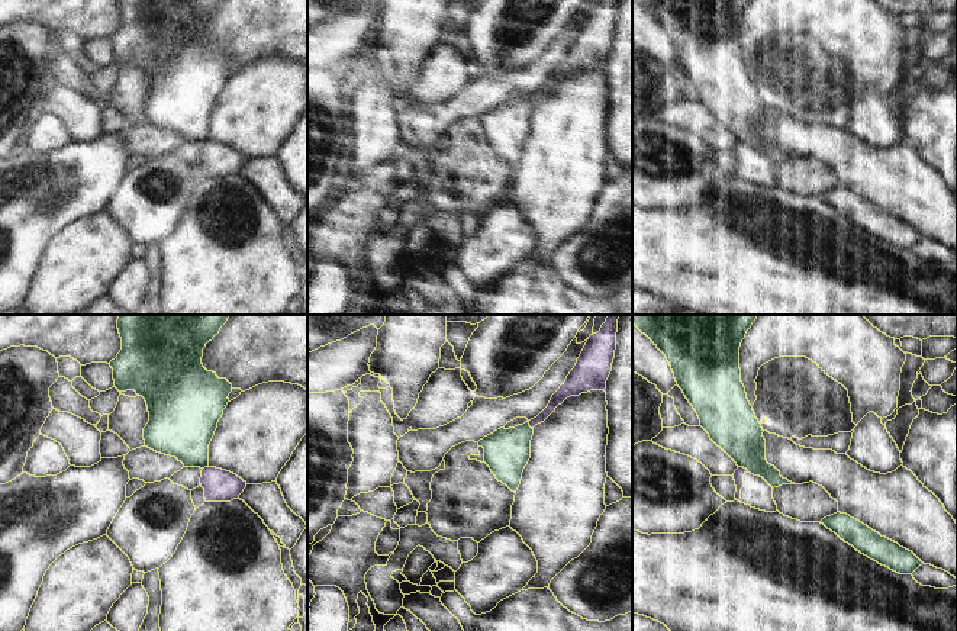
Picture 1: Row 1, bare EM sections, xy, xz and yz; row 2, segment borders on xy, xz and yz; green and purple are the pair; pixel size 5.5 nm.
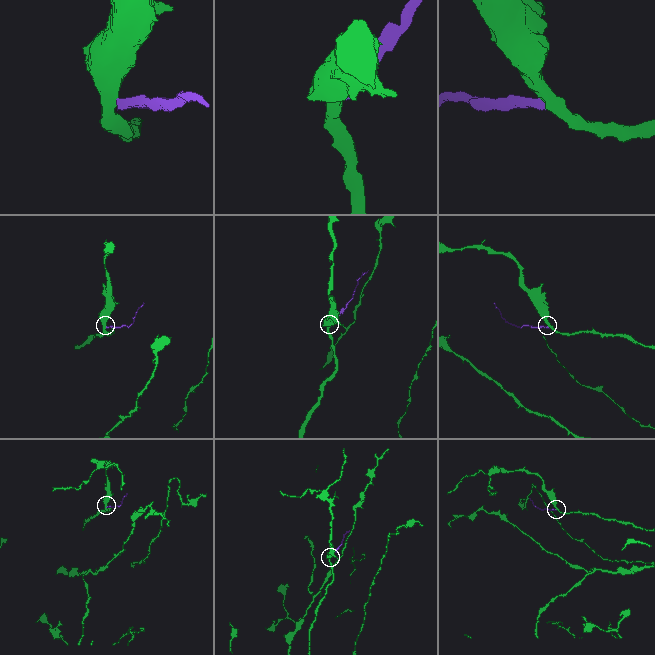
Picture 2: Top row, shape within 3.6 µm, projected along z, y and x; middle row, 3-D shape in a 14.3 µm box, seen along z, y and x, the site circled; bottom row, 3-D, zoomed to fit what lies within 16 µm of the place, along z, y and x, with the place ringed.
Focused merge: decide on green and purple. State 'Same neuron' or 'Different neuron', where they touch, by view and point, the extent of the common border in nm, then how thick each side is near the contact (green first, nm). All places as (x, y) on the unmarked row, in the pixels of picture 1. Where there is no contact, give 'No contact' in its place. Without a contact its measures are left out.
Different neuron. Touches green at yz (744, 142). Shared border 70 nm. Thickness 280 nm (green) against 60 nm

